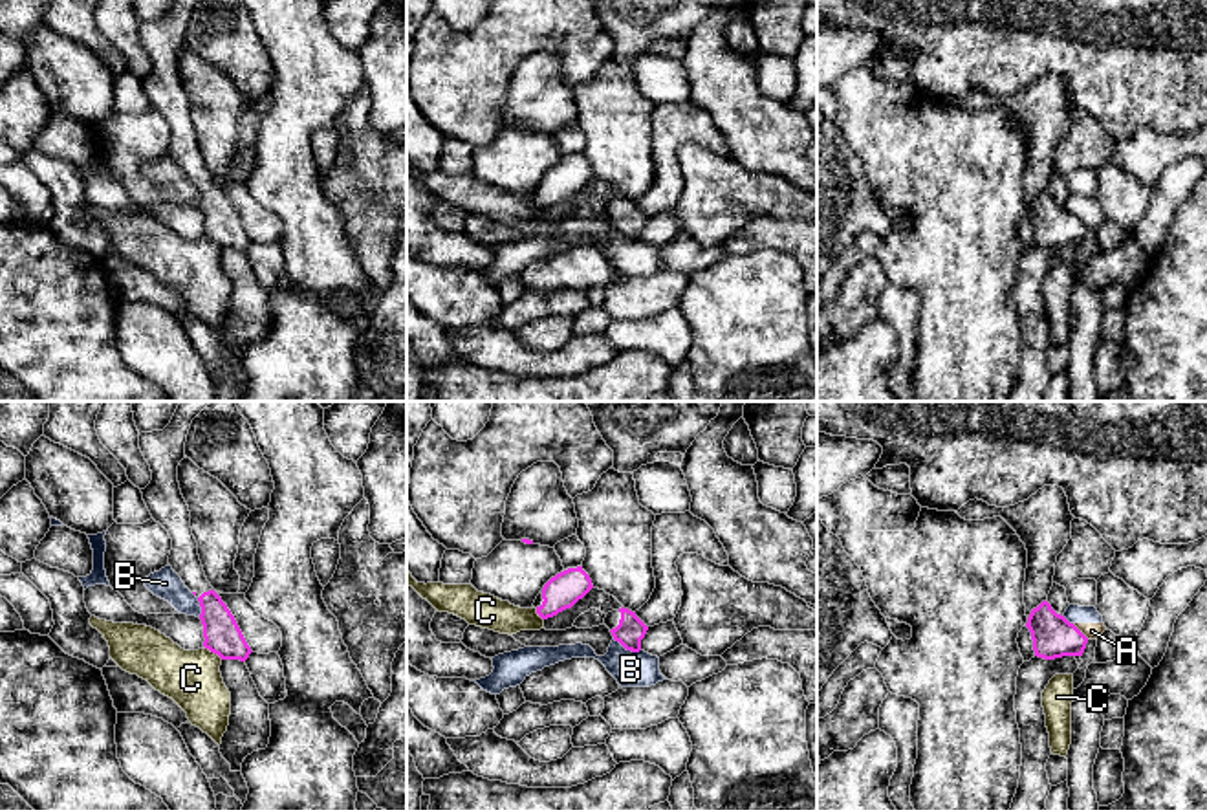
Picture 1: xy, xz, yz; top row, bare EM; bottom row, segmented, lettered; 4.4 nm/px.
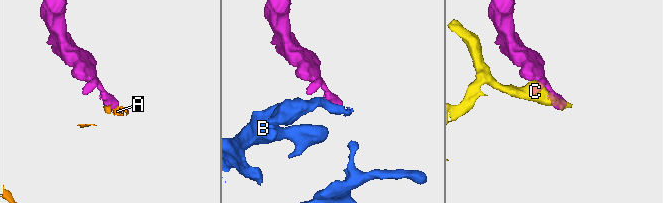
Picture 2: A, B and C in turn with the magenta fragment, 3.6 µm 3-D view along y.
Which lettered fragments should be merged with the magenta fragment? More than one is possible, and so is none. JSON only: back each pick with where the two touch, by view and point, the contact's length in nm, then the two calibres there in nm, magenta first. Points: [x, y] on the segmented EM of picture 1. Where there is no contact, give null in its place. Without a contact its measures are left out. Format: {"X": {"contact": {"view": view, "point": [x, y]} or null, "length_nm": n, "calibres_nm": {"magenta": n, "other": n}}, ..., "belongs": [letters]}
{"belongs": []}

